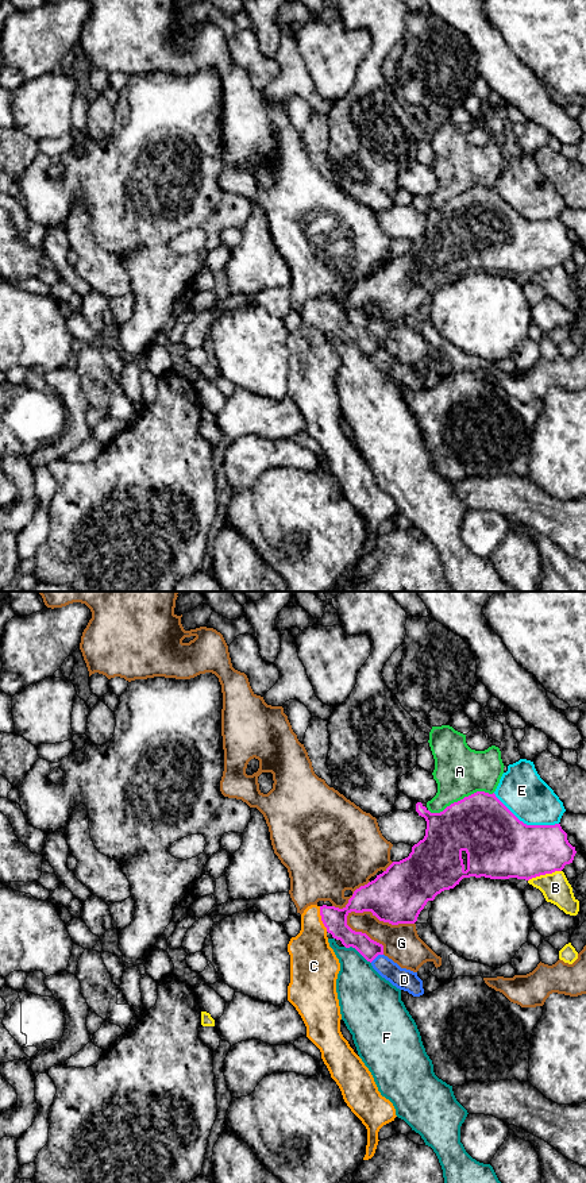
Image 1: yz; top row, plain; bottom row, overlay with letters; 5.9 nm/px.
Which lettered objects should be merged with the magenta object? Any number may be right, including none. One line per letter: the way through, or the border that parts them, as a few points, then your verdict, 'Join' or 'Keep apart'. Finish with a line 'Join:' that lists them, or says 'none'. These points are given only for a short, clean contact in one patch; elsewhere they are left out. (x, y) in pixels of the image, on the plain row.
A: Keep apart
B: Keep apart
C: Path across: yz (335, 315), (322, 313), (313, 322), (312, 354). Join
D: Boundary: yz (382, 349), (378, 349), (370, 357). Keep apart
E: Keep apart
F: Keep apart
G: Keep apart
Join: C

